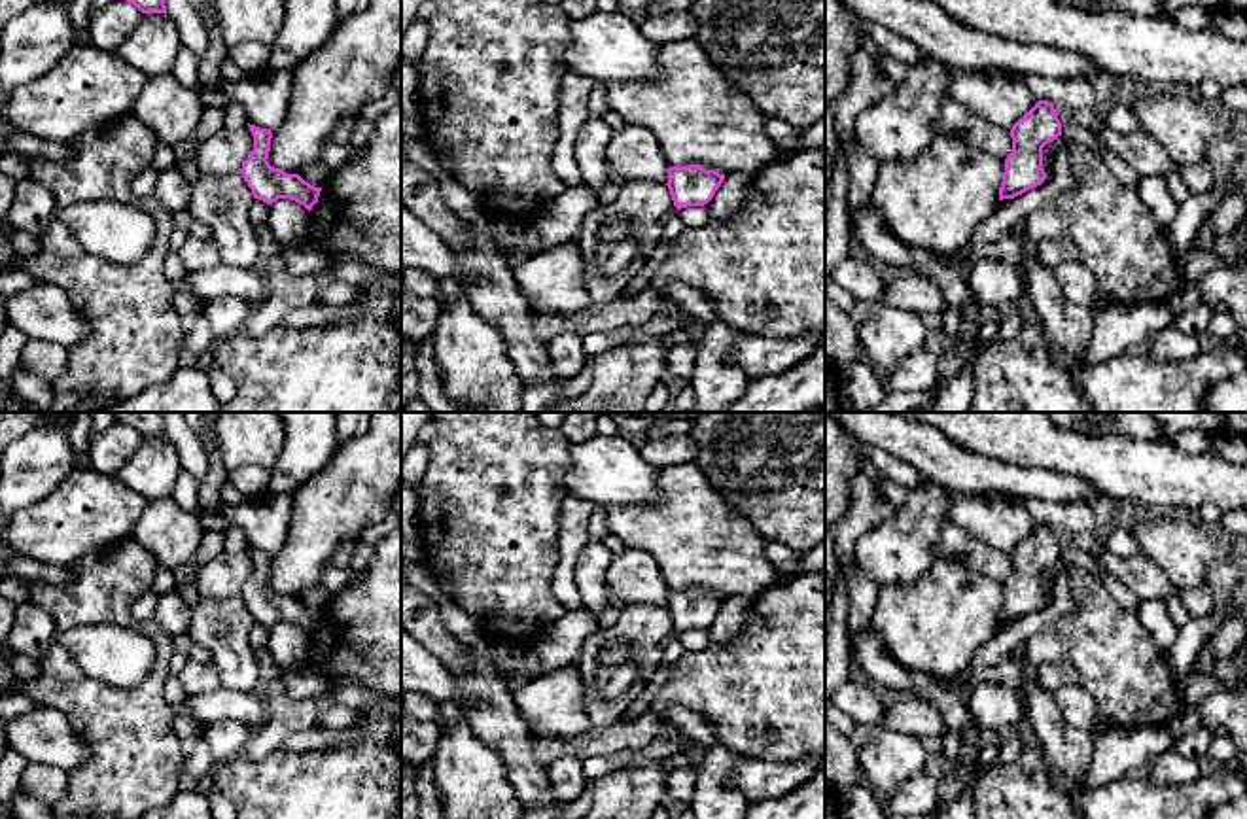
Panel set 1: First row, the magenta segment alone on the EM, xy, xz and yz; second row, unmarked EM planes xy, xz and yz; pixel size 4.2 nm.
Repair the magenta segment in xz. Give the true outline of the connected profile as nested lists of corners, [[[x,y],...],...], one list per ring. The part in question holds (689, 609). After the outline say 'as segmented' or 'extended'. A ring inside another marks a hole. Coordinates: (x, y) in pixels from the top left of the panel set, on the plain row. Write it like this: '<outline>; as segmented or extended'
[[[687,588],[670,590],[666,601],[674,630],[681,634],[708,628],[723,607],[725,598],[706,594],[700,588]]]; as segmented

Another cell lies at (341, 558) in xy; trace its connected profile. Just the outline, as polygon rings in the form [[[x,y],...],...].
[[[342,541],[339,549],[333,554],[333,564],[346,571],[350,581],[356,581],[360,577],[360,571],[354,571],[350,566],[350,558],[354,554],[356,545],[350,541]]]

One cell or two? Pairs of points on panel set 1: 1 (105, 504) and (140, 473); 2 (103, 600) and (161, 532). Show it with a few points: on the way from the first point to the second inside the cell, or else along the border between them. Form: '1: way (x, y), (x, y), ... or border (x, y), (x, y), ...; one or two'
1: border (114, 475), (148, 502); two
2: border (131, 536), (158, 564); two

